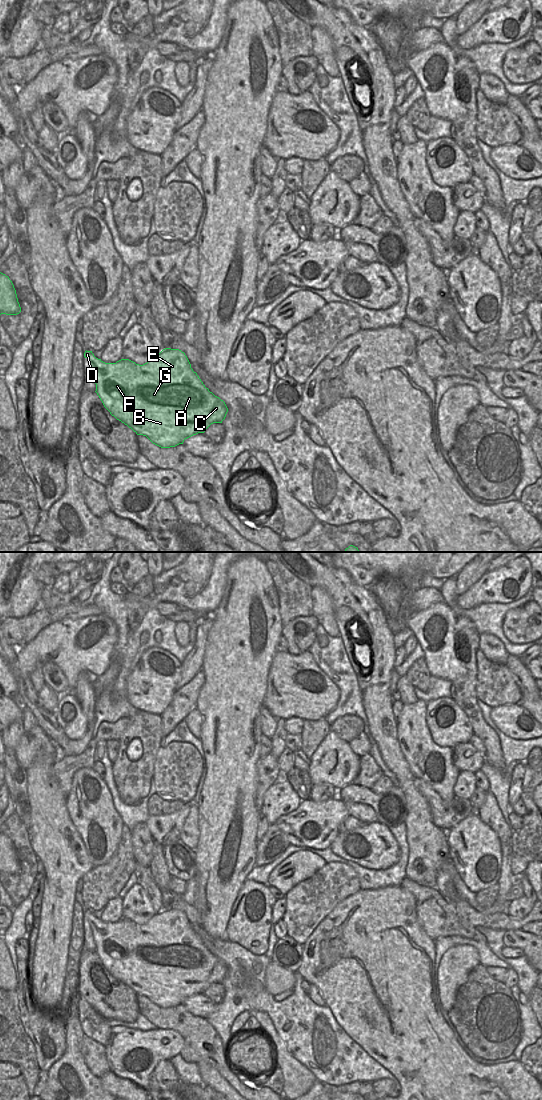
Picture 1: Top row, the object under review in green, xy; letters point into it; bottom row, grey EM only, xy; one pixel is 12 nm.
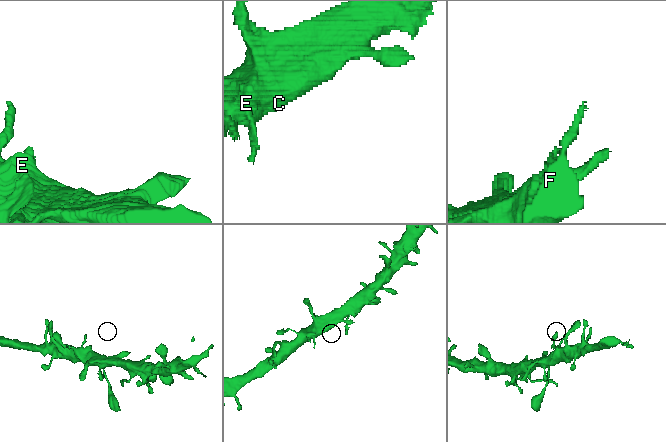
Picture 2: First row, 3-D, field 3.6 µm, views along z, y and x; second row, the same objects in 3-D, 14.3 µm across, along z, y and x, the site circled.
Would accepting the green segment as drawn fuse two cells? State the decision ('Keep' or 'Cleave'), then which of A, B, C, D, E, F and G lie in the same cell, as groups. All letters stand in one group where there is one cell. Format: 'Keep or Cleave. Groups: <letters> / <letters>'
Keep. Groups: A B C D E F G

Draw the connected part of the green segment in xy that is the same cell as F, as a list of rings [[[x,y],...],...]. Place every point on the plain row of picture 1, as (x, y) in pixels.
[[[165,908],[156,913],[147,923],[136,924],[129,919],[121,919],[116,923],[105,923],[94,916],[92,911],[85,911],[96,944],[96,953],[104,967],[117,980],[131,988],[137,995],[146,996],[153,1004],[161,1008],[175,1007],[184,1000],[204,993],[213,983],[222,983],[228,972],[223,960],[215,956],[205,947],[199,936],[191,928],[191,924],[179,909]]]

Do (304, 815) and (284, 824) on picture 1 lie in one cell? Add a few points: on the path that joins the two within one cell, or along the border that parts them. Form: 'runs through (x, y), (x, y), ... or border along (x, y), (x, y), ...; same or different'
runs through (299, 820), (295, 824), (289, 824); same

